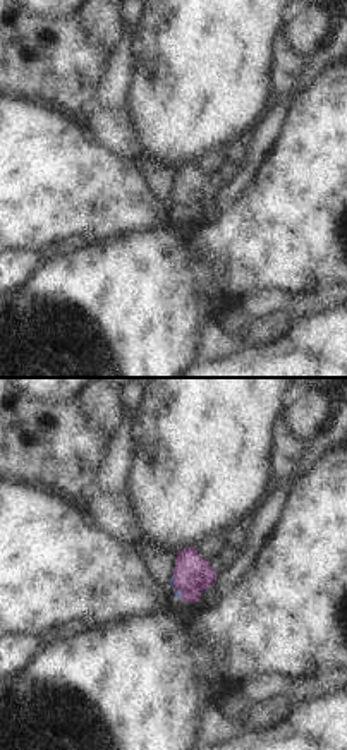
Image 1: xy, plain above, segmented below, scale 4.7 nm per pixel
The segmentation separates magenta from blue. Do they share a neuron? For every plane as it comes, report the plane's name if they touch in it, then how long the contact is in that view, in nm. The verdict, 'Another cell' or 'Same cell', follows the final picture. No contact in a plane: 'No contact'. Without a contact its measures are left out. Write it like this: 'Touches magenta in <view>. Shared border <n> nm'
Touches magenta in xy. Shared border 120 nm

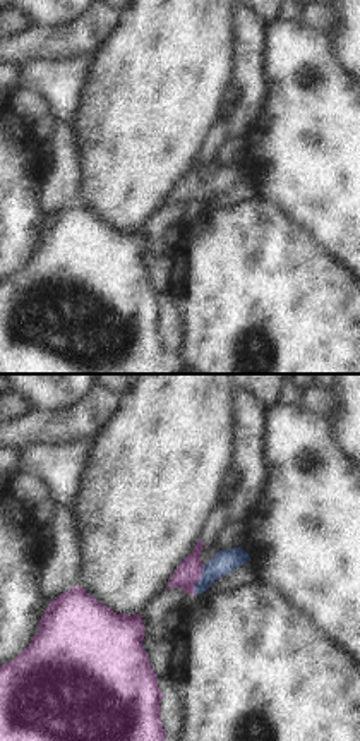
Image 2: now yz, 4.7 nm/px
Touches magenta in yz. Shared border 160 nm

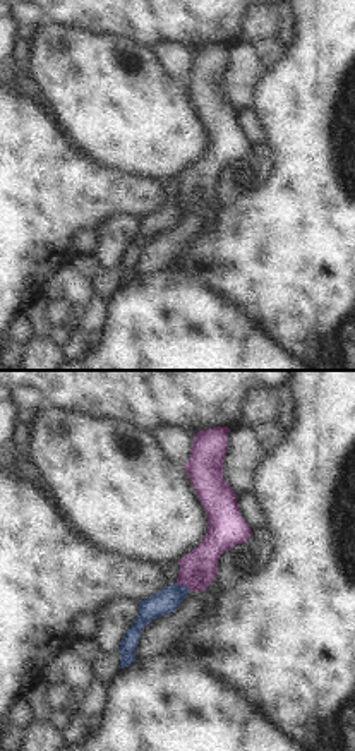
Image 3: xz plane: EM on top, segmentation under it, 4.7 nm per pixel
Touches magenta in xz. Shared border 90 nm

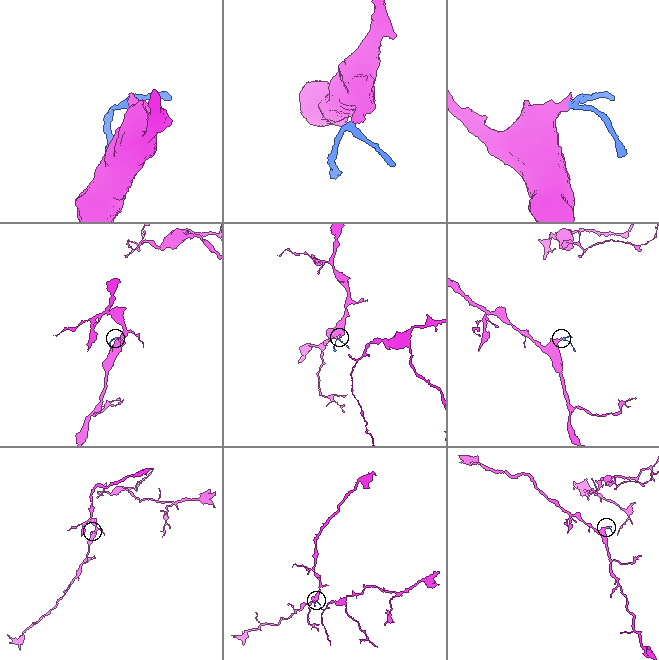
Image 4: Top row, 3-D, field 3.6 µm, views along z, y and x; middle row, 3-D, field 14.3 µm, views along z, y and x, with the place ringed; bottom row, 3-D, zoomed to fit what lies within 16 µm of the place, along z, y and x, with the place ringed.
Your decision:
Same cell

